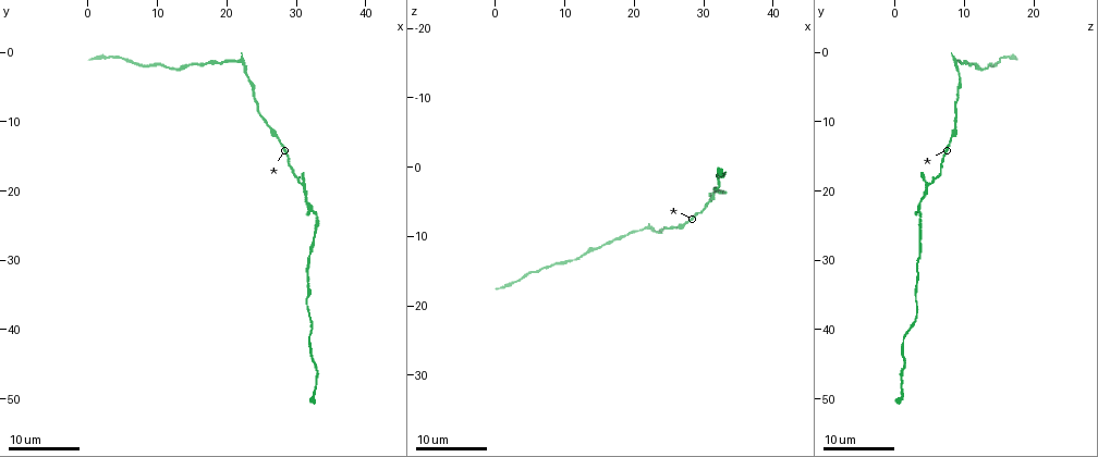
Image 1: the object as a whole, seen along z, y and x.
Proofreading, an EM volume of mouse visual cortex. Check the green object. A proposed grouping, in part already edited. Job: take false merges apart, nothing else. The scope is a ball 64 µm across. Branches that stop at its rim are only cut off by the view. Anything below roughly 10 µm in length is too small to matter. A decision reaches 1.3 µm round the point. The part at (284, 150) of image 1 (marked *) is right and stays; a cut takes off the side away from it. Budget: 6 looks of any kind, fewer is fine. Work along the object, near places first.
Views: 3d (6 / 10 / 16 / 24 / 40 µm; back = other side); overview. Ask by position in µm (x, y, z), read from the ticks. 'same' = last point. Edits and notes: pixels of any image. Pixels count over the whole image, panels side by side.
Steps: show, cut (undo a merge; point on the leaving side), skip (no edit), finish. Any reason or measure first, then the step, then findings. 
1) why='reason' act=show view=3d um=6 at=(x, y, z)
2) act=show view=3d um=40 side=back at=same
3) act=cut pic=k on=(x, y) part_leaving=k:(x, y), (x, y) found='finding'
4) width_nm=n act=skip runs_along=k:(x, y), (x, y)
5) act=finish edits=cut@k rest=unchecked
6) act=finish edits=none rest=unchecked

why='three-way junction' act=show view=3d um=16 at=(30.5, 19.0, 5.0)

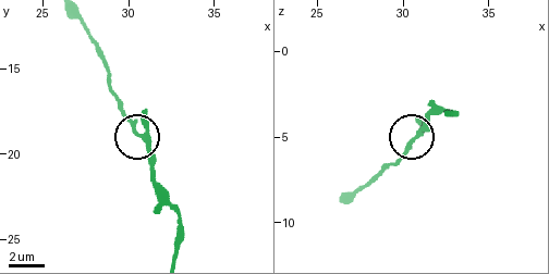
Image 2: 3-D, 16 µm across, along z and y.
act=show view=3d um=6 at=(30.6, 18.8, 5.0)

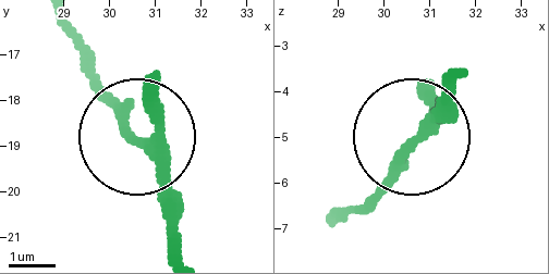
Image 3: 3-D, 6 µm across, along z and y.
arms=3 act=skip found='one neuron here'

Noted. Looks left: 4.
why='a narrow waist' act=show view=3d um=16 at=(33.0, 23.5, 3.5)

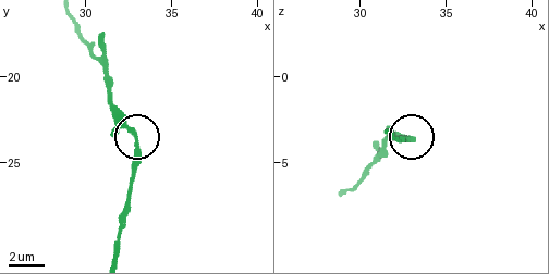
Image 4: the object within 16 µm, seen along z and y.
why='closer look' act=show view=3d um=6 at=same

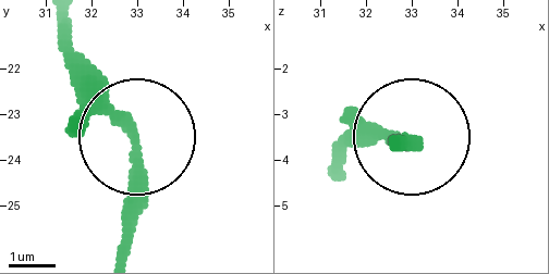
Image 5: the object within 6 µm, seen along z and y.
act=skip runs_along=5:(337, 172), (360, 140), (406, 140) found='continuous, no second neuron'

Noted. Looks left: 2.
why='narrows sharply' act=show view=3d um=24 at=(27.5, 12.5, 8.0)

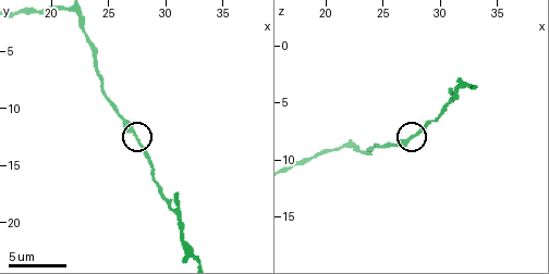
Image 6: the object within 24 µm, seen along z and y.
act=show view=3d um=10 at=(27.4, 12.6, 8.0)

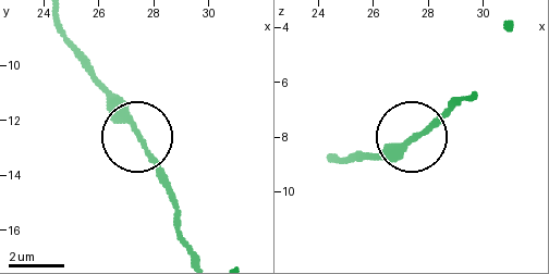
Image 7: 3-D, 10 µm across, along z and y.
act=skip runs_along=7:(436, 121), (405, 141), (361, 156) found='all the same neuron'

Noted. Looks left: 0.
act=finish edits=none rest=unchecked

